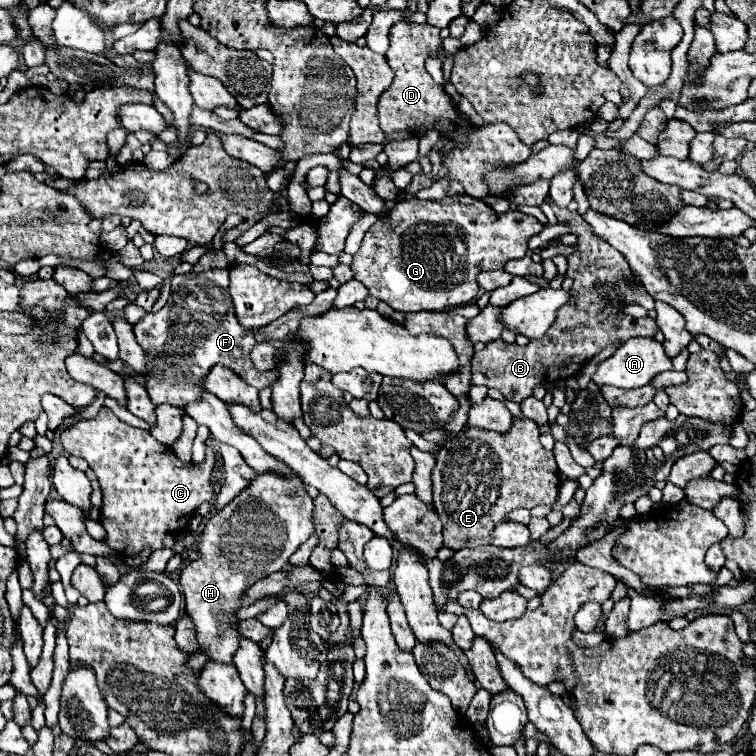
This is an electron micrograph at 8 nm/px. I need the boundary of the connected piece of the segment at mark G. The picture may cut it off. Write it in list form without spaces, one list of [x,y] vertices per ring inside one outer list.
[[[454,195],[454,197],[446,197],[442,201],[422,201],[422,199],[406,199],[406,201],[398,201],[398,205],[386,215],[386,217],[380,217],[364,235],[362,239],[362,245],[360,245],[360,251],[354,255],[354,261],[350,265],[350,269],[354,271],[354,279],[358,279],[360,283],[364,283],[370,291],[372,297],[380,299],[380,301],[386,301],[390,307],[394,307],[396,311],[446,311],[446,309],[452,309],[452,307],[458,307],[458,305],[466,305],[470,303],[476,295],[478,295],[478,283],[476,283],[476,275],[480,271],[486,271],[486,269],[502,269],[506,261],[510,259],[520,259],[526,255],[526,247],[528,247],[528,239],[538,235],[542,231],[542,223],[518,209],[510,209],[506,213],[496,213],[492,207],[488,207],[484,201],[480,199],[474,199],[470,195]]]

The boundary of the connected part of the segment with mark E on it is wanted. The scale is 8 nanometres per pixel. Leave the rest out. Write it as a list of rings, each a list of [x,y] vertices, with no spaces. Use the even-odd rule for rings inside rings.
[[[522,417],[522,421],[516,421],[504,437],[488,429],[468,429],[464,433],[458,433],[458,437],[442,445],[436,455],[436,467],[432,469],[434,507],[444,523],[444,545],[452,547],[454,551],[462,547],[492,545],[494,527],[506,521],[510,511],[518,507],[534,509],[538,505],[552,505],[558,495],[558,485],[560,475],[554,453],[546,451],[540,445],[540,431],[532,419]]]

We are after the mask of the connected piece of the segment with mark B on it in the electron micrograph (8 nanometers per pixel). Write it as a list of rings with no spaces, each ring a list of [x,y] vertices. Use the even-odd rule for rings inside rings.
[[[552,205],[558,221],[570,223],[570,233],[578,235],[576,247],[580,253],[568,255],[568,271],[566,275],[574,279],[572,283],[572,301],[564,305],[558,313],[558,323],[552,327],[554,335],[546,339],[534,339],[528,345],[506,343],[502,339],[486,343],[486,347],[472,357],[472,385],[486,385],[488,389],[498,389],[504,399],[522,403],[532,395],[534,385],[544,381],[562,381],[580,373],[580,369],[594,359],[608,345],[620,347],[624,341],[632,337],[654,337],[658,327],[652,317],[630,317],[622,309],[628,305],[652,305],[654,299],[648,297],[648,291],[642,285],[632,281],[632,271],[628,269],[628,261],[624,261],[622,253],[616,253],[612,245],[592,233],[592,227],[576,213],[568,209],[556,209]],[[632,281],[632,283],[628,283]],[[568,323],[568,329],[566,329]],[[574,331],[574,335],[572,335]]]

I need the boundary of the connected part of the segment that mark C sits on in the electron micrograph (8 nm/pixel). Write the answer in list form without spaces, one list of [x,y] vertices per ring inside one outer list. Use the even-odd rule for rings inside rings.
[[[102,407],[102,411],[94,419],[82,419],[64,429],[60,443],[66,453],[86,459],[90,469],[96,473],[102,487],[102,507],[98,521],[106,529],[104,543],[122,557],[136,557],[146,547],[152,551],[164,549],[164,537],[178,535],[182,529],[186,529],[196,509],[206,501],[212,503],[216,497],[212,485],[216,455],[212,449],[206,451],[206,459],[202,463],[182,463],[170,447],[160,445],[160,441],[156,441],[148,431],[122,423],[108,407]]]

